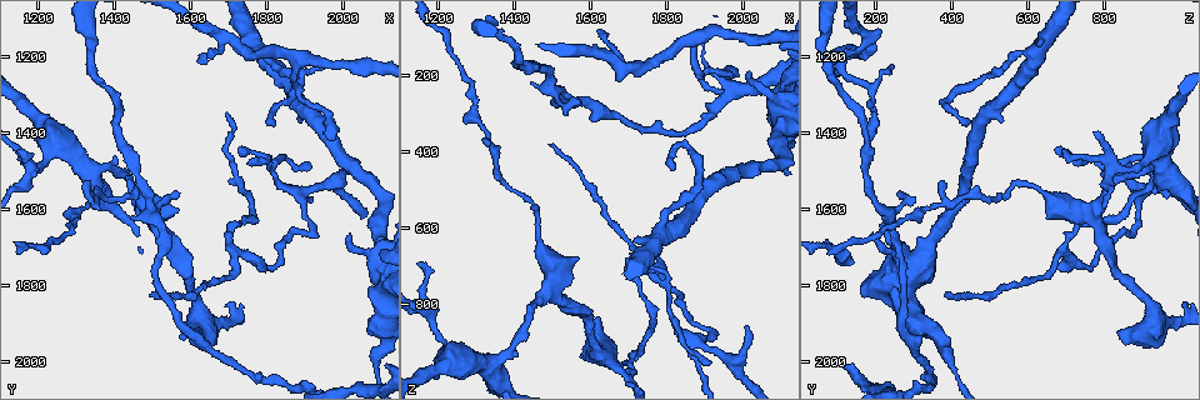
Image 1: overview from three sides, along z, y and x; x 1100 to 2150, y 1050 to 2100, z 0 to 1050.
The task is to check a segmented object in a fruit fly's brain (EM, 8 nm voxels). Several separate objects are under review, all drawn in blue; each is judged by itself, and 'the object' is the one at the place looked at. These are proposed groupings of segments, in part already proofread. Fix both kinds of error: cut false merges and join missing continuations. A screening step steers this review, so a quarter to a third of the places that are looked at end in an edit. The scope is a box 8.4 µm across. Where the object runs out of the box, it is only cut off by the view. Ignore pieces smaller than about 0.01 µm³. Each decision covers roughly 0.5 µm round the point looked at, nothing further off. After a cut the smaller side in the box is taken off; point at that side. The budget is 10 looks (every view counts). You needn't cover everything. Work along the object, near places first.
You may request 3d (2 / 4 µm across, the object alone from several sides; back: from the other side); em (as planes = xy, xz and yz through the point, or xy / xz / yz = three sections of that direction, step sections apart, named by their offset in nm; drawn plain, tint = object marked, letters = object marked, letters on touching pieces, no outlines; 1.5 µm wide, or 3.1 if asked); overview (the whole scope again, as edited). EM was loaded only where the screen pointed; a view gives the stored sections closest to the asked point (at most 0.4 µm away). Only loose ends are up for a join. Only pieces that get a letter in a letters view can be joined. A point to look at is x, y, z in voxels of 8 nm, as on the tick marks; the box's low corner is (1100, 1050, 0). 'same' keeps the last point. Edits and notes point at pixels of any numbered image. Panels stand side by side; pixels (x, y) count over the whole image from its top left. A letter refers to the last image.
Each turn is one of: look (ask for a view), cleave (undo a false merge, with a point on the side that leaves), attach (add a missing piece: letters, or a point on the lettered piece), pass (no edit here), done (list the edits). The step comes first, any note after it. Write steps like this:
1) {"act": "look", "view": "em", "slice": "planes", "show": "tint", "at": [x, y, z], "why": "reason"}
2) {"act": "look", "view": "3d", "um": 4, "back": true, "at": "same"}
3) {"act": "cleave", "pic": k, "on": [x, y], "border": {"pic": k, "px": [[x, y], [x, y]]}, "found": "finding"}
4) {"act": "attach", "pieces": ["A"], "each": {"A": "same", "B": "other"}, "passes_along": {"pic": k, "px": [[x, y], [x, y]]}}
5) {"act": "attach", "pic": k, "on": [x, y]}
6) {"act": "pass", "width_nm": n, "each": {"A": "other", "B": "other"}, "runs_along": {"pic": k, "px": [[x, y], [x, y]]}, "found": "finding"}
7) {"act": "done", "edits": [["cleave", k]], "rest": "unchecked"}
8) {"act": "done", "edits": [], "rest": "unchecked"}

{"act": "look", "view": "3d", "um": 2, "at": [1790, 1195, 605], "why": "arms run side by side"}

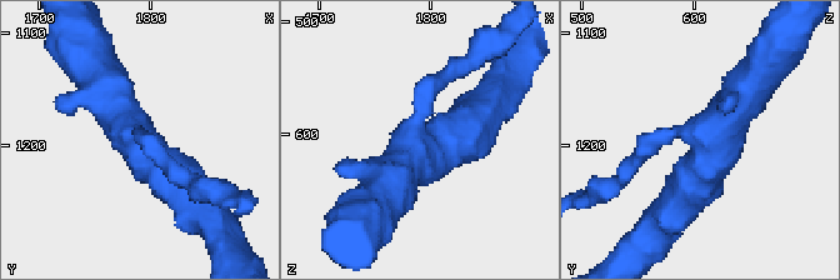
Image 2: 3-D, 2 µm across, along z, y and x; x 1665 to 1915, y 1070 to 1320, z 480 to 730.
{"act": "look", "view": "em", "slice": "planes", "show": "tint", "at": [1786, 1198, 608], "why": "shape alone is not enough"}

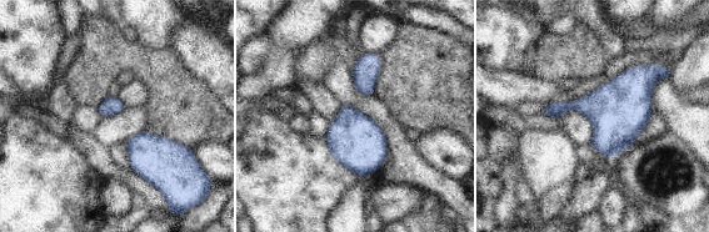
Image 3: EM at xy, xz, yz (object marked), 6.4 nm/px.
{"act": "look", "view": "em", "slice": "planes", "show": "letters", "at": "same", "why": "see the neighbours"}

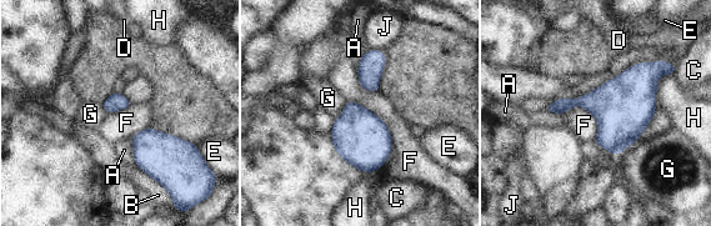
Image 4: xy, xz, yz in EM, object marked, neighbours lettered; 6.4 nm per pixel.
{"act": "pass", "each": {"A": "other", "B": "other", "C": "other", "D": "other", "E": "other", "F": "other", "G": "other", "H": "other", "J": "other"}, "border": {"pic": 4, "px": [[346, 100], [386, 125], [392, 150]]}, "found": "one cell here"}

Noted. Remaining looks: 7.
{"act": "look", "view": "em", "slice": "planes", "show": "letters", "at": [1690, 1340, 970], "why": "thin end"}

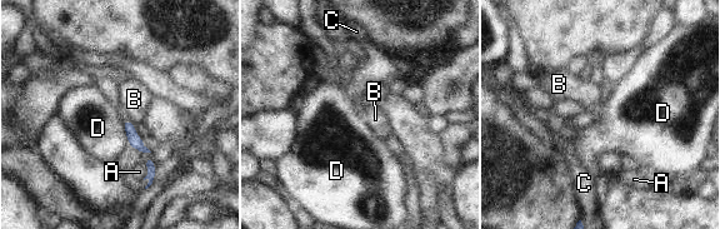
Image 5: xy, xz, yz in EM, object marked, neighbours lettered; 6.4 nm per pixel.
{"act": "pass", "each": {"A": "other", "B": "other", "C": "other", "D": "other"}, "border": {"pic": 5, "px": [[126, 118], [134, 125]]}, "found": "no lettered piece goes on from it"}

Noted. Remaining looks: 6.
{"act": "look", "view": "em", "slice": "planes", "show": "letters", "at": [1920, 1480, 960], "why": "tapers out"}

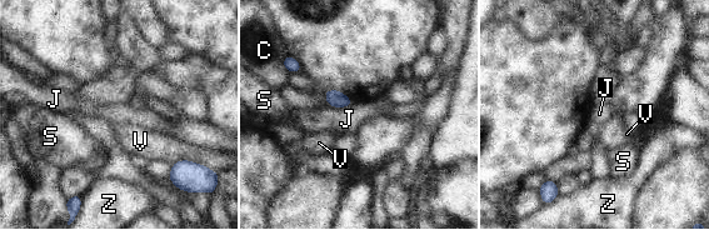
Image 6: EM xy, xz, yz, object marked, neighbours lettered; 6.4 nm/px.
{"act": "pass", "each": {"C": "other", "J": "other", "S": "other", "V": "other", "Z": "other"}, "border": {"pic": 6, "px": [[354, 103], [346, 106], [328, 105]]}, "found": "none of them fits"}

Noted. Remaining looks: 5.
{"act": "look", "view": "em", "slice": "xy", "step": 8, "show": "tint", "at": [1610, 1920, 835], "why": "an open end"}

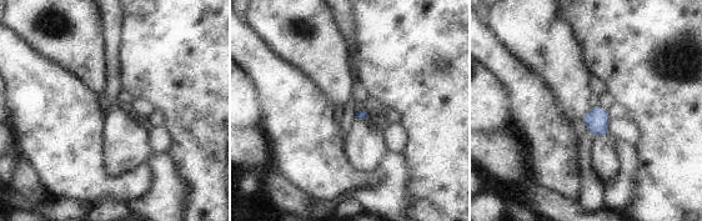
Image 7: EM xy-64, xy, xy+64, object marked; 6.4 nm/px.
{"act": "look", "view": "em", "slice": "planes", "show": "letters", "at": "same"}

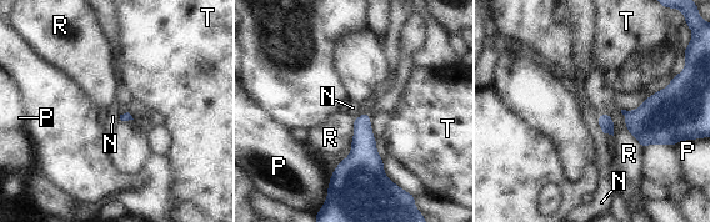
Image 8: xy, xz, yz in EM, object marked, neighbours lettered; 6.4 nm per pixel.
{"act": "pass", "each": {"N": "other", "P": "other", "R": "other", "T": "other"}, "border": {"pic": 8, "px": [[598, 114], [598, 125], [604, 132]]}, "found": "no lettered piece goes on from it"}

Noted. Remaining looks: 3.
{"act": "done", "edits": [], "rest": "unchecked"}

